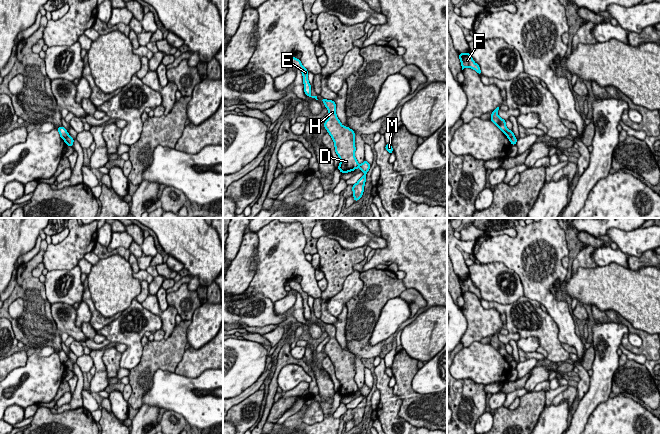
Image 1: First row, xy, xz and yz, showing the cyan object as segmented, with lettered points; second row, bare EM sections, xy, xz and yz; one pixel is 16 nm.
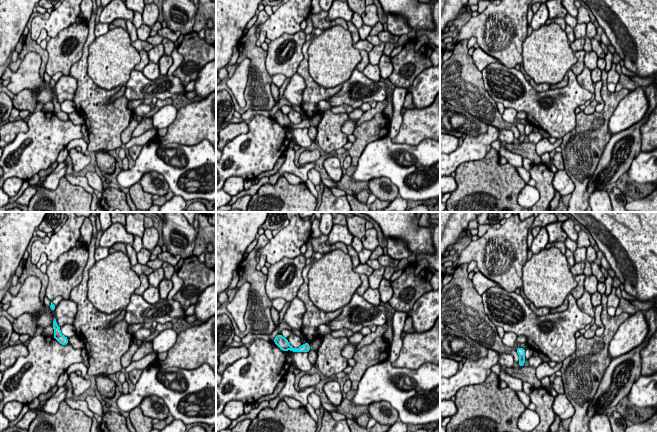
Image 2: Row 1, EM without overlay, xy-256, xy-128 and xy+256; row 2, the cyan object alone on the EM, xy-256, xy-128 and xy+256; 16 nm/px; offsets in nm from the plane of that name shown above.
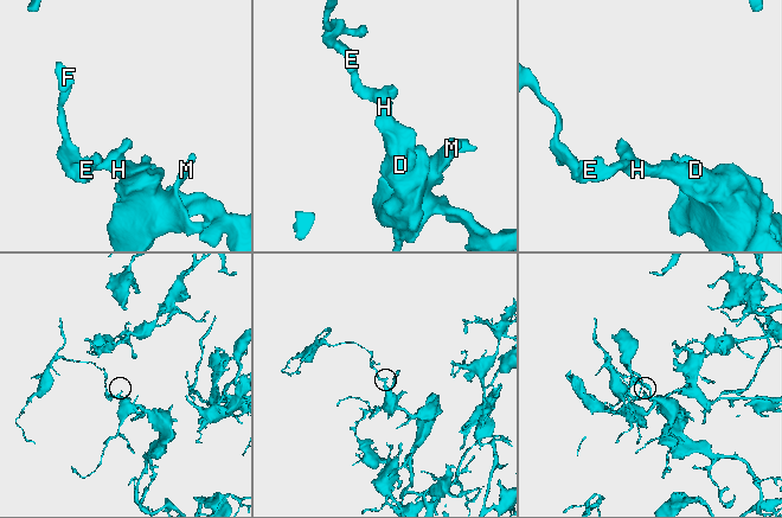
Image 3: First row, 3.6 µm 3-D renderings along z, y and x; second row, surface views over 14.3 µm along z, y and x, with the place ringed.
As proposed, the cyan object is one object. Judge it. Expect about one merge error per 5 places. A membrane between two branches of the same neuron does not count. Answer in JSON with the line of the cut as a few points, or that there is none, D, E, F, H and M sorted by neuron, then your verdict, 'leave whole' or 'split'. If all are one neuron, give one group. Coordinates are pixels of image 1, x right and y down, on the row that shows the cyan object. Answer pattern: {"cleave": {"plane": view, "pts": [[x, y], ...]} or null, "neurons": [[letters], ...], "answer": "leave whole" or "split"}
{"cleave": {"plane": "xy", "pts": [[68, 134], [64, 140]]}, "neurons": [["D", "E", "H", "M"], ["F"]], "answer": "split"}

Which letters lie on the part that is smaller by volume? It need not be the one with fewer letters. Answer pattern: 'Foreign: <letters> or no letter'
Foreign: F

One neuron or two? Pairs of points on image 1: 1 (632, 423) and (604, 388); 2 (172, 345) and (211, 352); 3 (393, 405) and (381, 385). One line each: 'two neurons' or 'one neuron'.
1: two neurons
2: two neurons
3: one neuron

